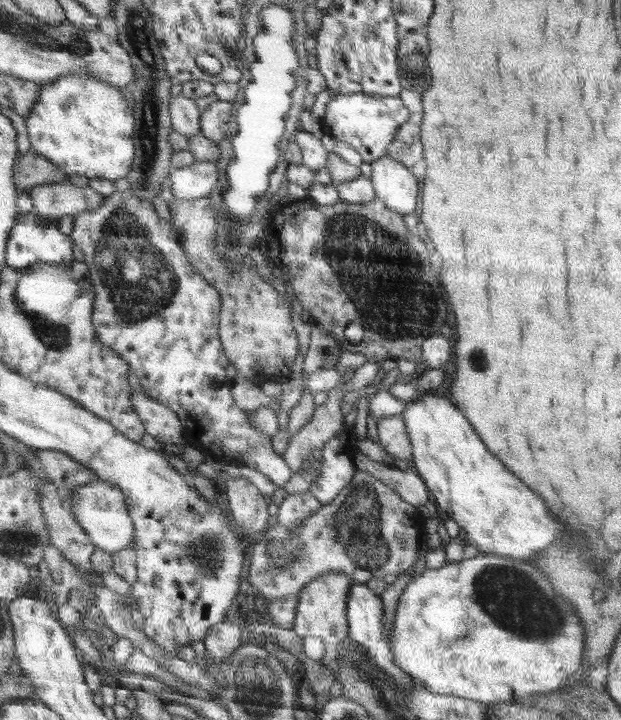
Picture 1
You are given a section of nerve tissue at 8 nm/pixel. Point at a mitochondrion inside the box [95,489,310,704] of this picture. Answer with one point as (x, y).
(284, 554)

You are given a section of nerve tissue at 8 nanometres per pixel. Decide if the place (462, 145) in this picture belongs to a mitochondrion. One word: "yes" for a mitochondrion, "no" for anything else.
no

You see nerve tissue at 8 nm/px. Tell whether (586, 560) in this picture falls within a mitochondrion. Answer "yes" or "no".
no

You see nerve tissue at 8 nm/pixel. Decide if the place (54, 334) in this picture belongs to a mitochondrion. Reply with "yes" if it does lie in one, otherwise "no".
yes

